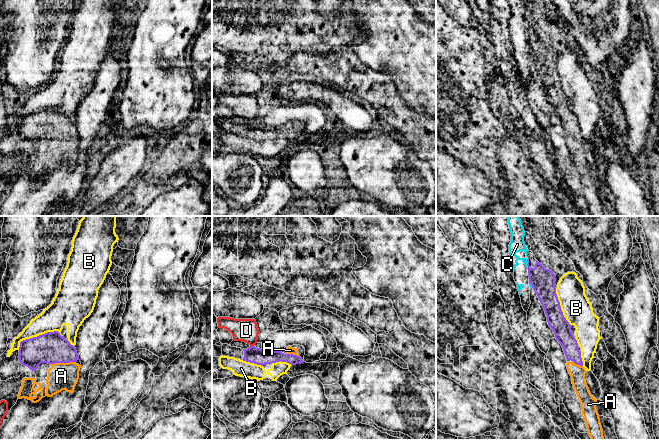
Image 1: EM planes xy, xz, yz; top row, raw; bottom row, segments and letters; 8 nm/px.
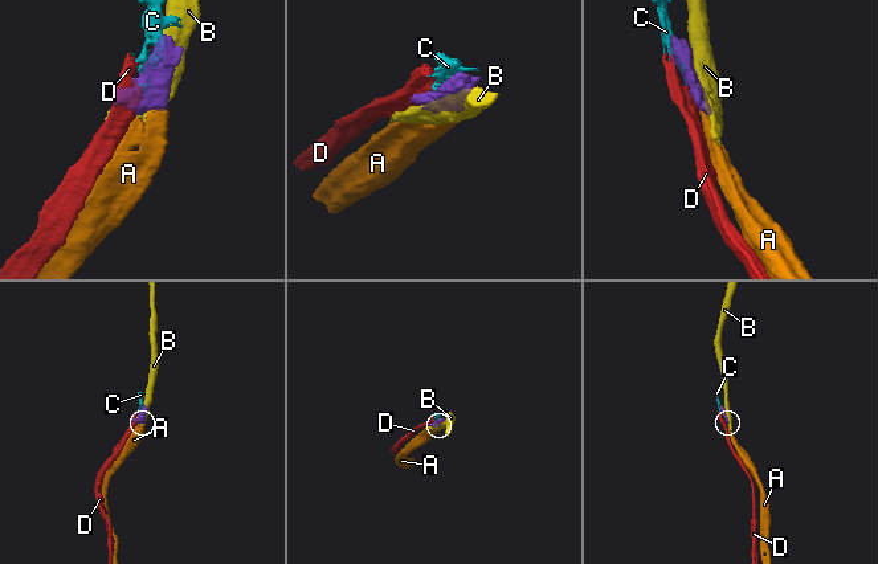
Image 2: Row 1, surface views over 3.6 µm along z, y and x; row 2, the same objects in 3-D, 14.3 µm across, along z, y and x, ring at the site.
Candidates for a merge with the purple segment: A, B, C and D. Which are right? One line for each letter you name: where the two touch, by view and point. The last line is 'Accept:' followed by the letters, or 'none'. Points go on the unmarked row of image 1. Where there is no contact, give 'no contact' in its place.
A: xy (62, 138)
Accept: A

